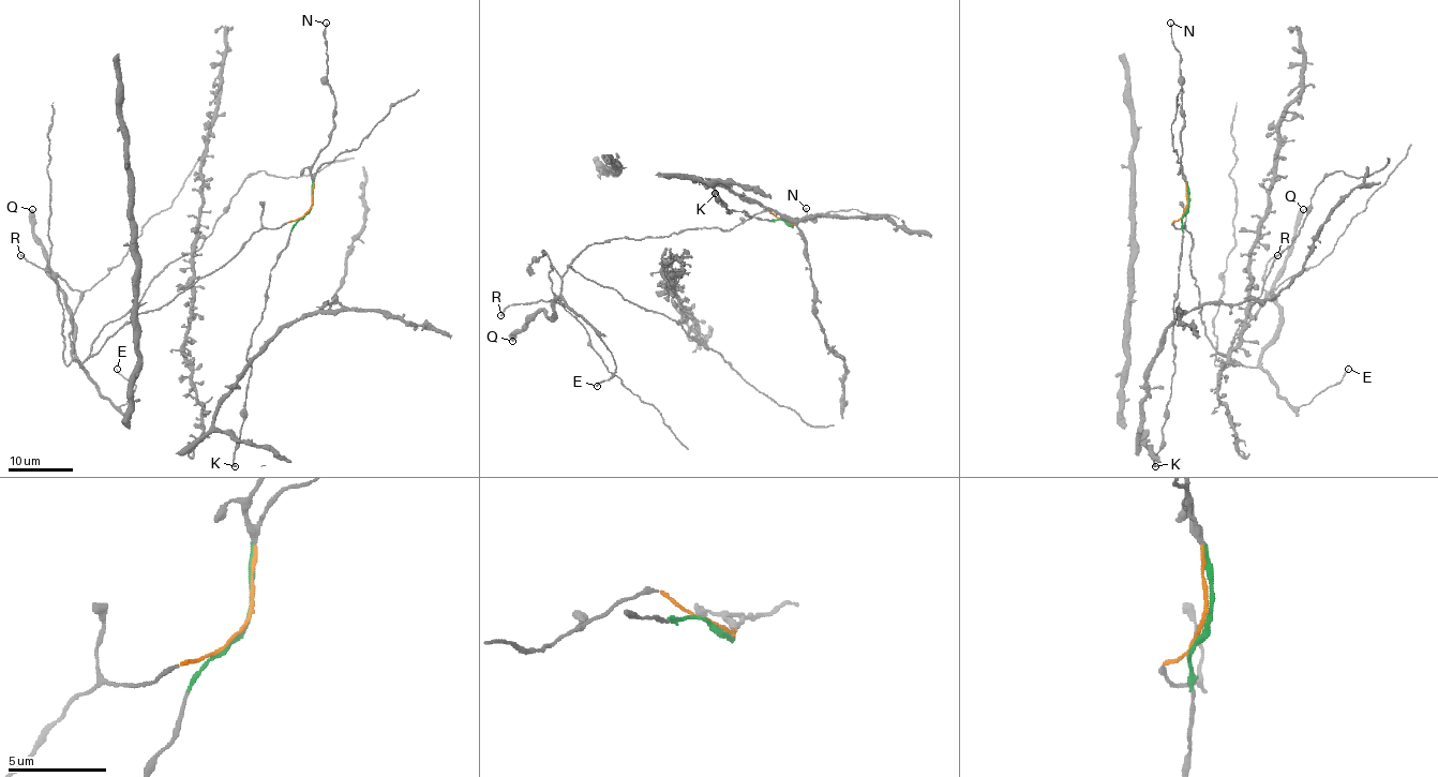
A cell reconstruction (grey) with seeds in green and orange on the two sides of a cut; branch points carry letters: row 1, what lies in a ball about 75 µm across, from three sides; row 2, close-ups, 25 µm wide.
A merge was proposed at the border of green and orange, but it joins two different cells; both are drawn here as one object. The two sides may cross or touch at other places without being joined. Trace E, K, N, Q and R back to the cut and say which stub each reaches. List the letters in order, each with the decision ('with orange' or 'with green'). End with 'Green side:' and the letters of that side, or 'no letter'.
E: with orange
K: with green
N: with green
Q: with orange
R: with orange
Green side: K, N

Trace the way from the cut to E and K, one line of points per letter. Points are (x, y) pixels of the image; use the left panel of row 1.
E: (309, 209), (259, 228), (218, 269), (137, 313), (80, 365), (115, 406), (136, 387), (117, 369)
K: (309, 209), (269, 272), (261, 322), (252, 334), (245, 419), (234, 453), (236, 466)

